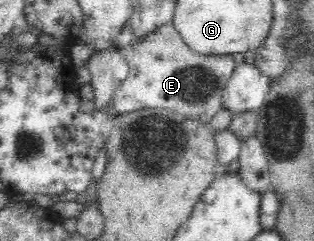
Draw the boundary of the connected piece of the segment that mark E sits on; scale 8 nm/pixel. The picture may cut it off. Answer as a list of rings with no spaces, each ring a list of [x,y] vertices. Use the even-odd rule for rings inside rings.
[[[173,24],[159,26],[142,40],[120,46],[129,65],[128,77],[115,90],[110,111],[129,113],[145,108],[170,109],[182,116],[199,120],[213,130],[211,120],[222,107],[222,91],[234,73],[232,54],[206,56],[187,47]]]

